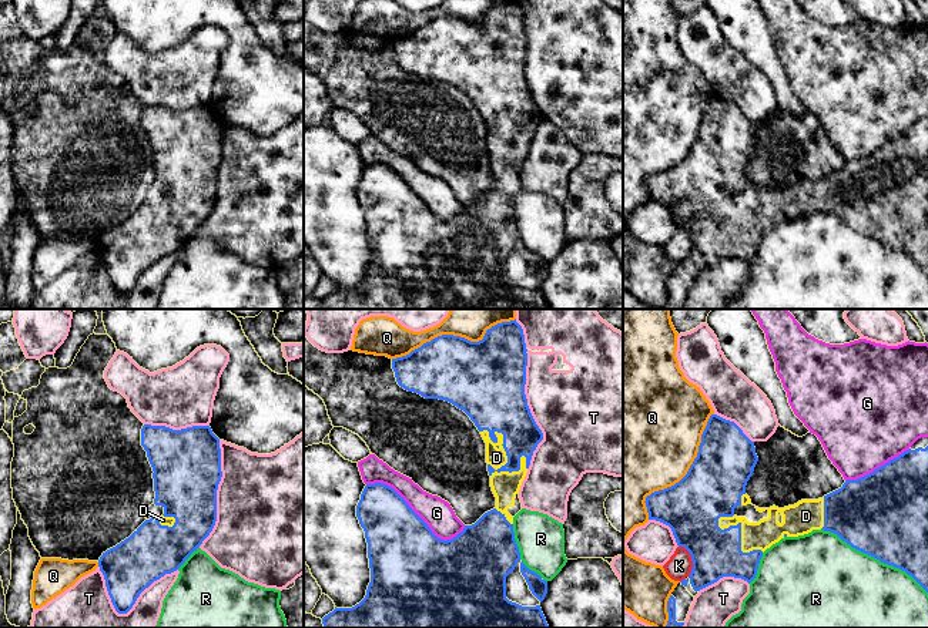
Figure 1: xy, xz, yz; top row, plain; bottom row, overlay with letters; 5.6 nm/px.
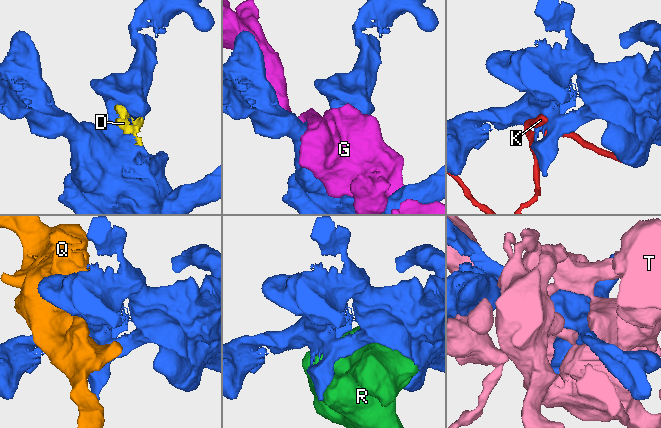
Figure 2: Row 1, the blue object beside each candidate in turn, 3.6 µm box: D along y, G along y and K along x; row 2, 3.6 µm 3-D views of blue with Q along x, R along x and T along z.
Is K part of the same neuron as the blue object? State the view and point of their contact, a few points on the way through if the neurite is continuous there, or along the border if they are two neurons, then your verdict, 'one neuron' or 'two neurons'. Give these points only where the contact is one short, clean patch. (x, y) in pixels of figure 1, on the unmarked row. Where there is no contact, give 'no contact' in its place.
meets blue in yz at (692, 241); two neurons

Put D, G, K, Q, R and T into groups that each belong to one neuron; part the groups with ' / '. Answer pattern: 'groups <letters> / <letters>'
groups D / G / K / Q / R / T

